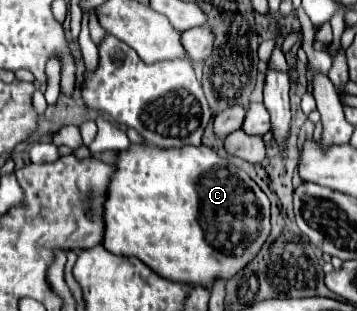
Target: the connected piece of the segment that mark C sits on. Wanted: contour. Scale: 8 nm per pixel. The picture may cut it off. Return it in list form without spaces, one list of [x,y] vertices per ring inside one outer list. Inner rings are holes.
[[[132,144],[128,150],[120,152],[120,160],[116,162],[116,174],[112,178],[112,184],[108,188],[108,204],[106,204],[106,234],[104,234],[104,248],[108,248],[114,254],[122,254],[122,256],[136,256],[140,258],[146,266],[150,266],[156,274],[160,274],[166,280],[174,280],[174,282],[184,282],[190,286],[204,286],[204,288],[212,288],[212,284],[216,280],[230,280],[234,278],[240,270],[244,270],[250,260],[254,260],[260,252],[260,248],[266,244],[268,236],[270,236],[270,200],[268,196],[262,192],[262,188],[242,170],[236,168],[234,164],[230,164],[230,160],[220,160],[222,156],[218,156],[212,148],[208,146],[188,146],[188,148],[172,148],[172,150],[164,150],[164,148],[156,148],[156,146],[136,146]]]

